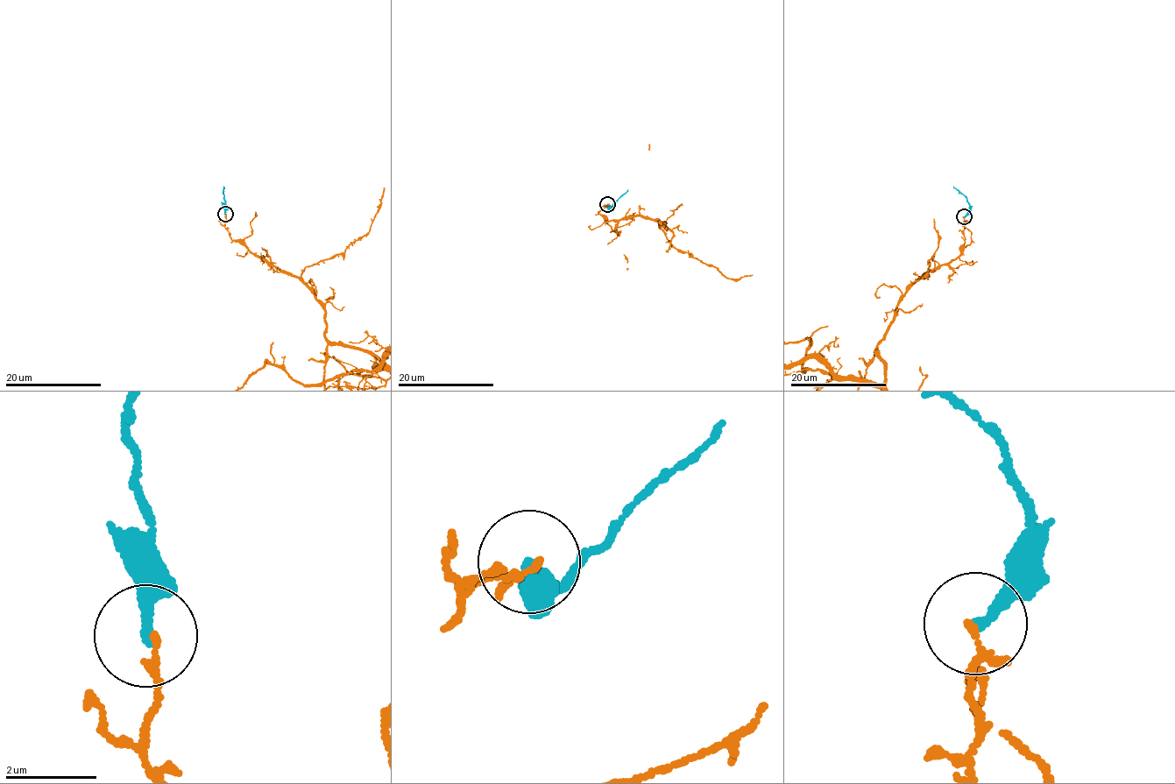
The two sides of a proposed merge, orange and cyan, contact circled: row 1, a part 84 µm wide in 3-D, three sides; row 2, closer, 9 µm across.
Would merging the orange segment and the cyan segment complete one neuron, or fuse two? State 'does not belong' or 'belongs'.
does not belong

